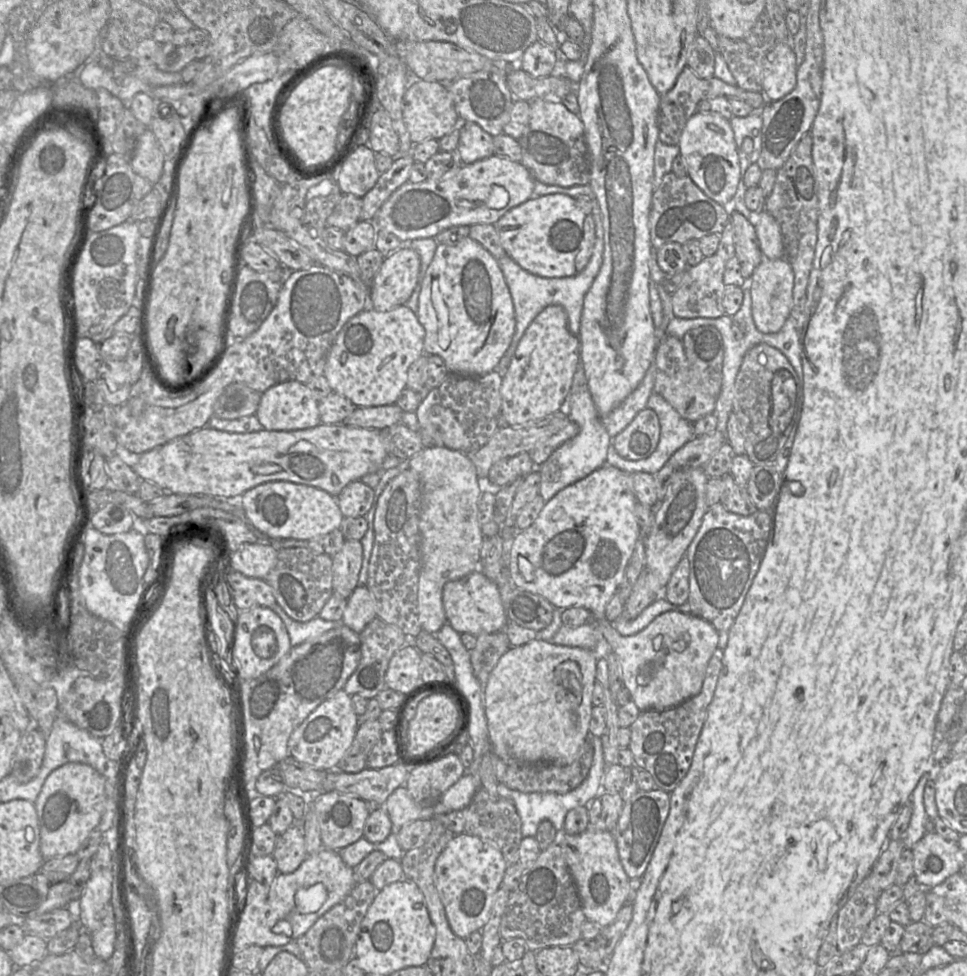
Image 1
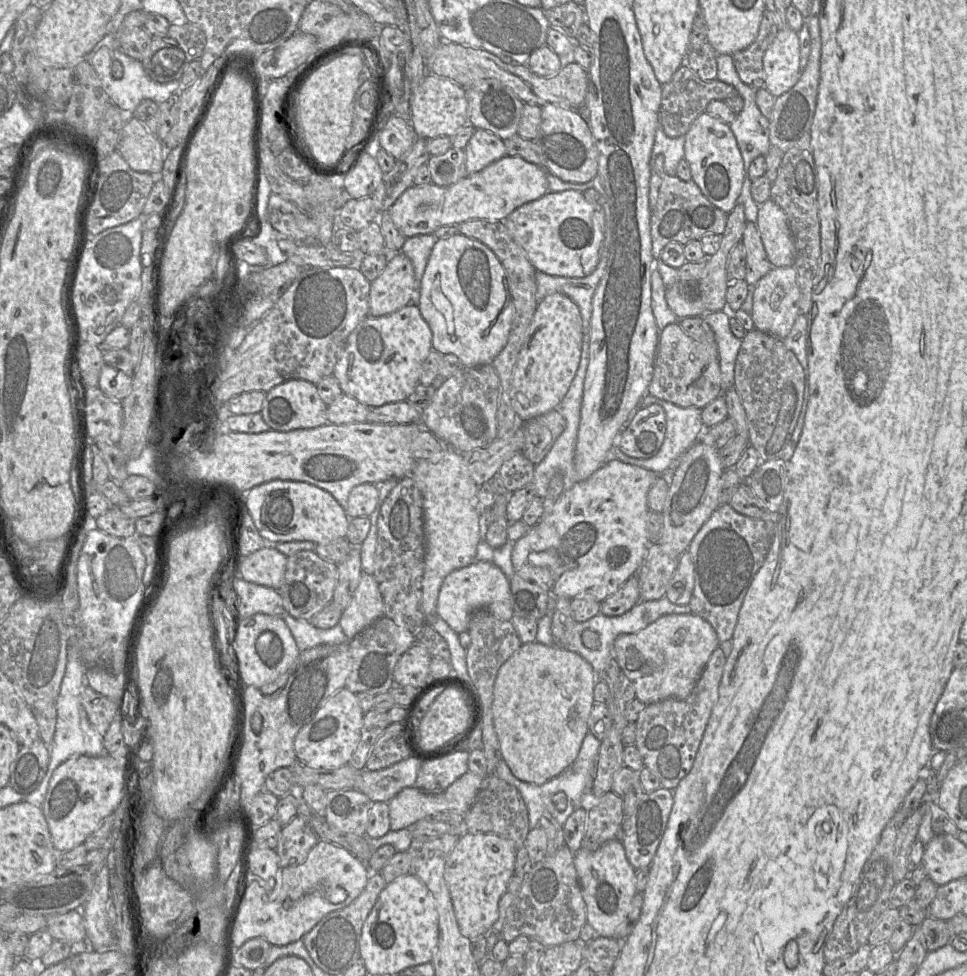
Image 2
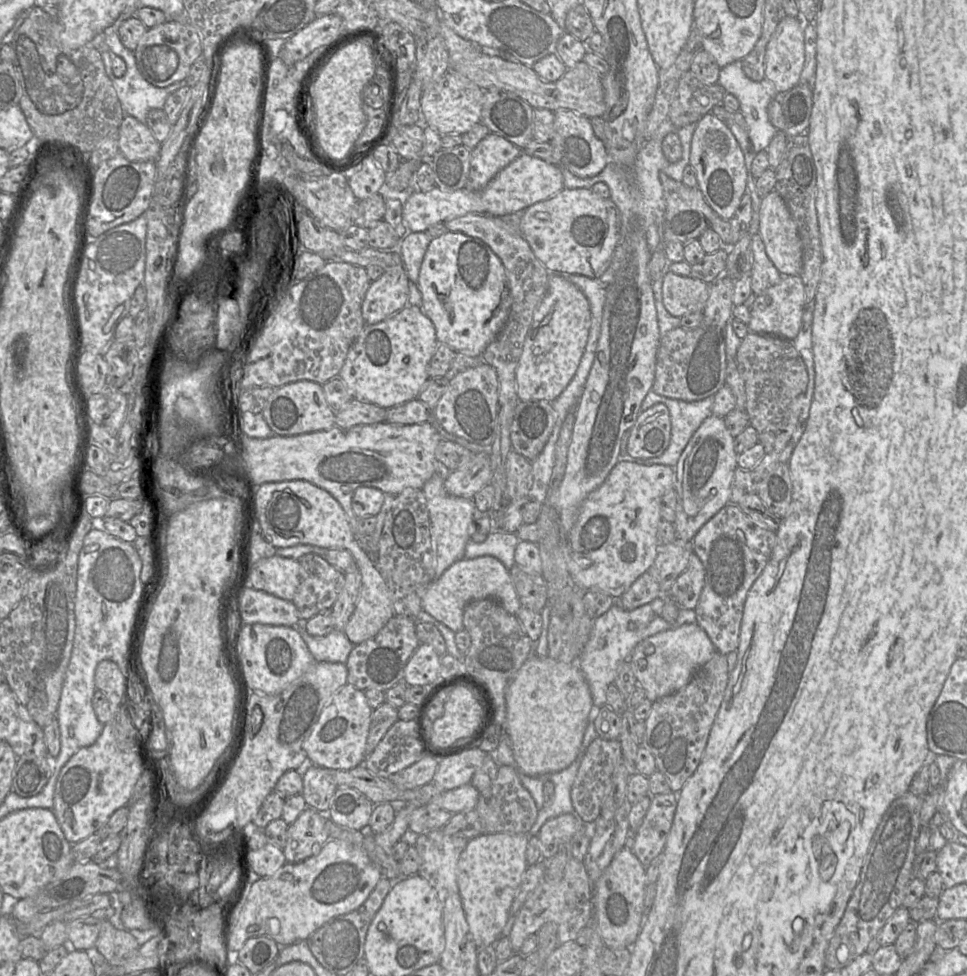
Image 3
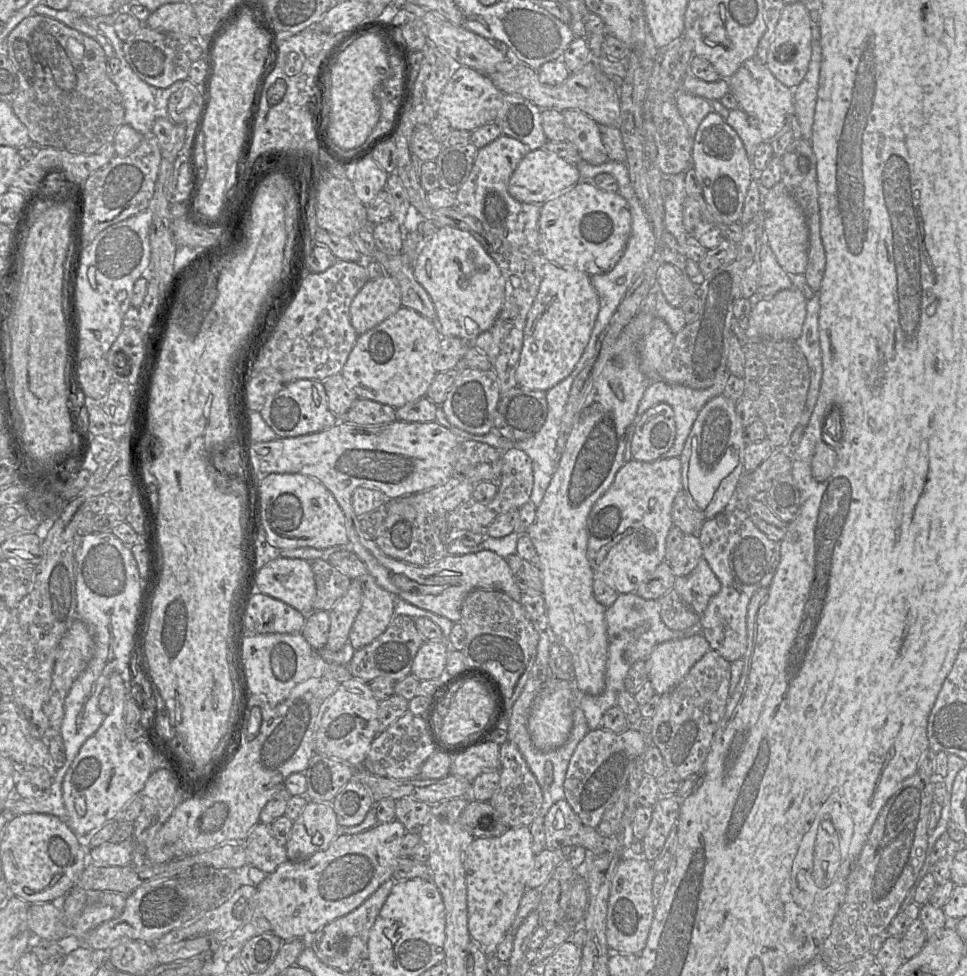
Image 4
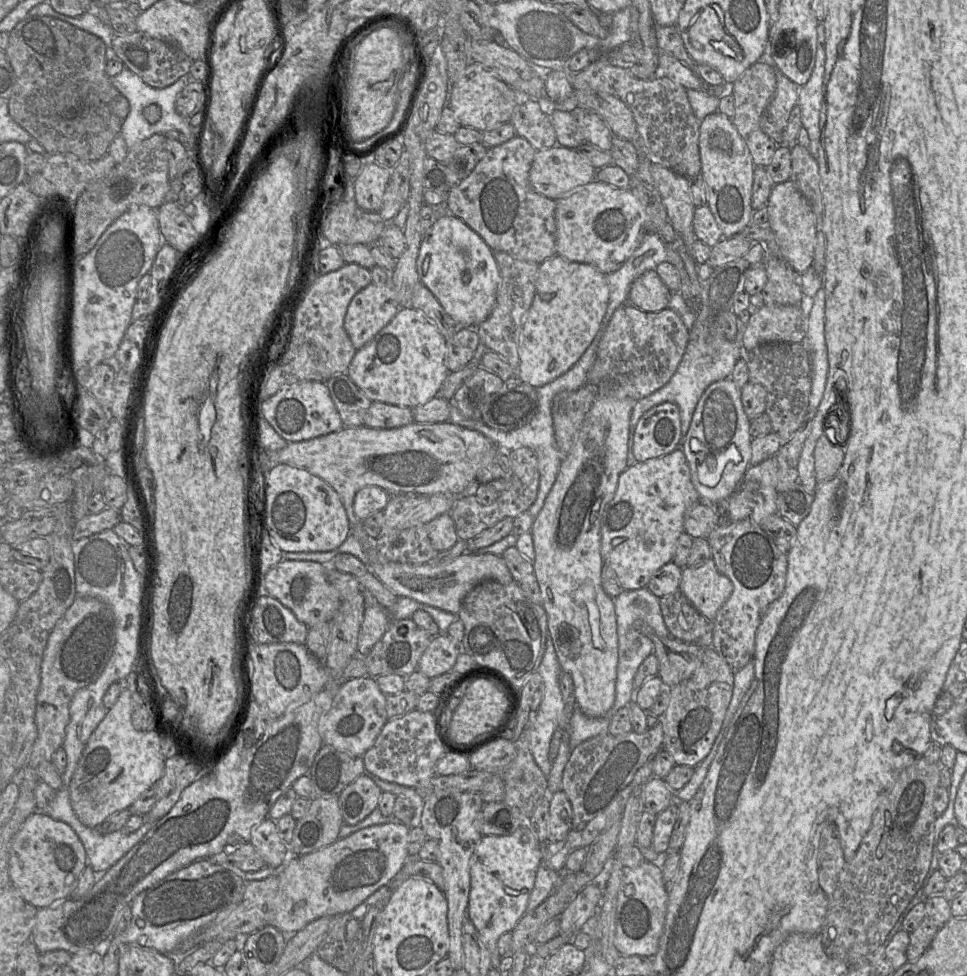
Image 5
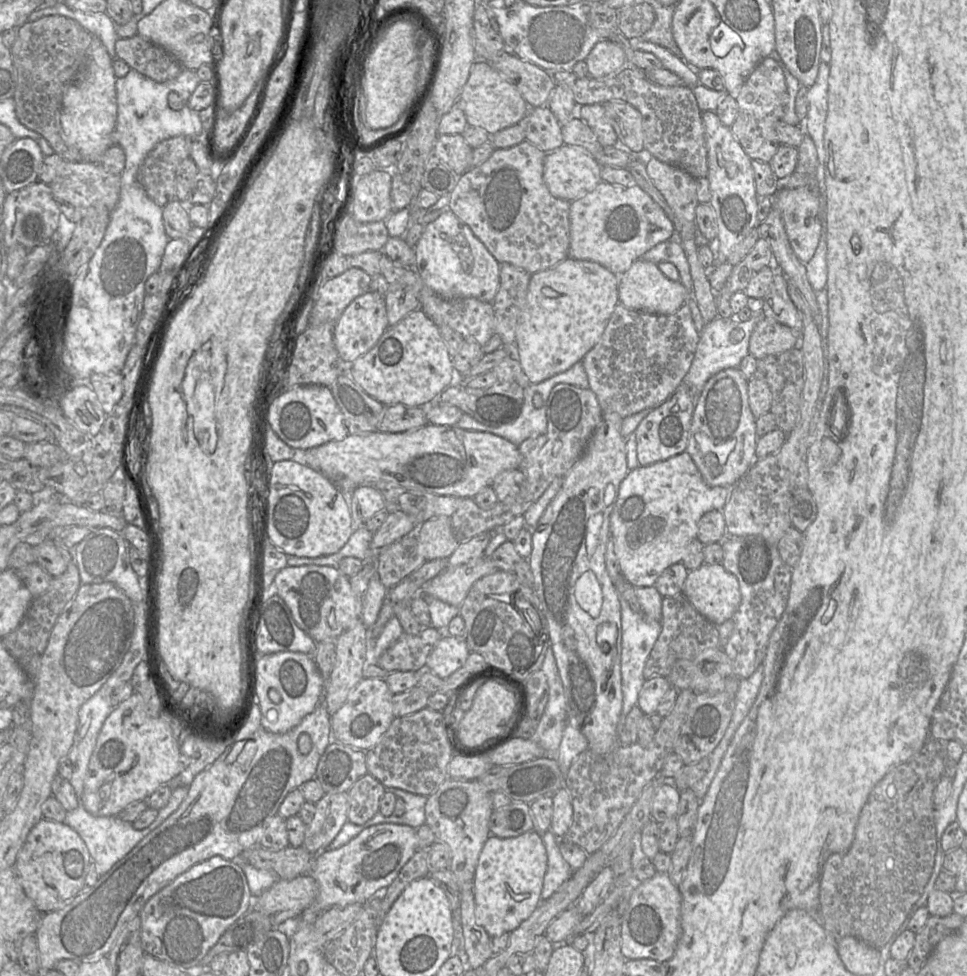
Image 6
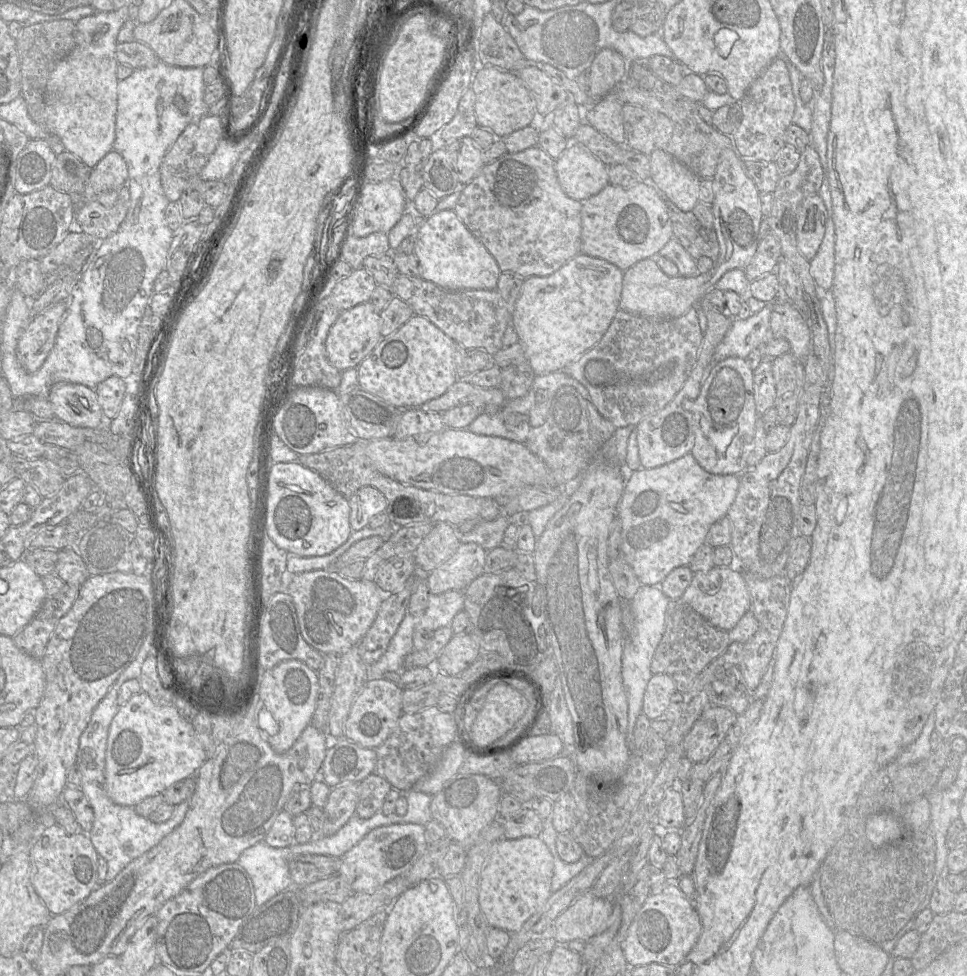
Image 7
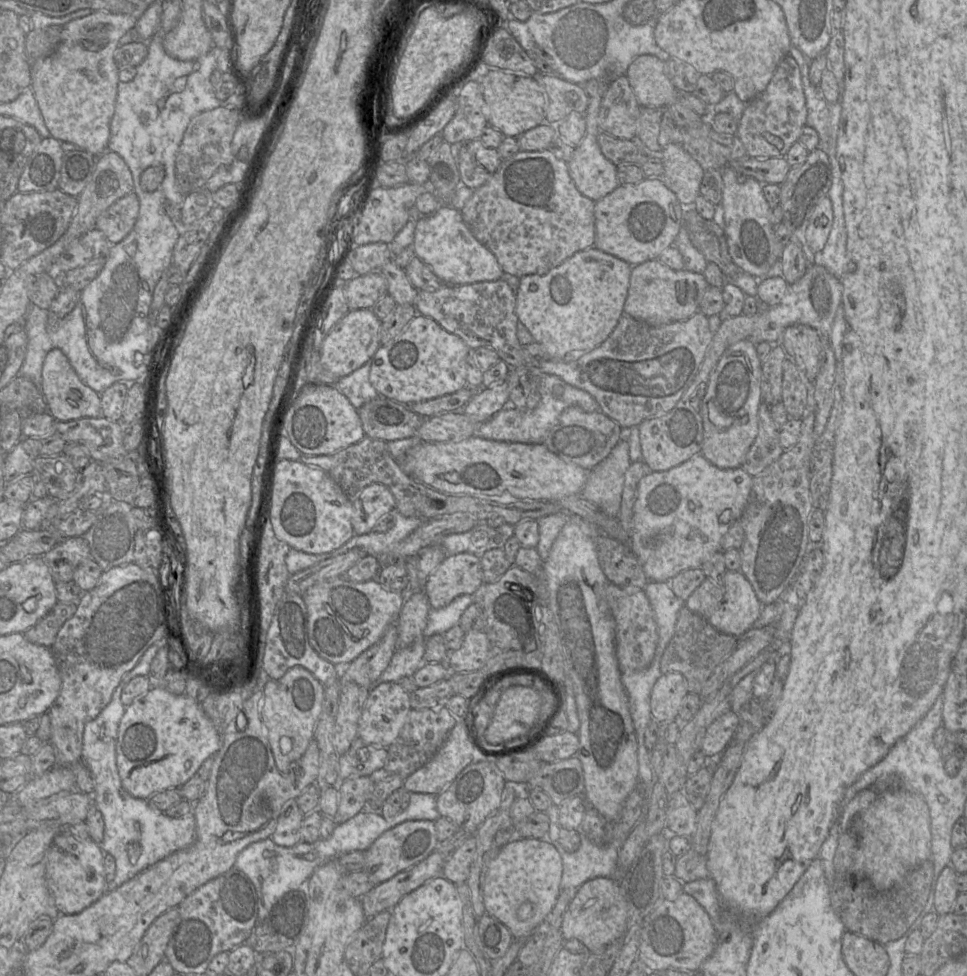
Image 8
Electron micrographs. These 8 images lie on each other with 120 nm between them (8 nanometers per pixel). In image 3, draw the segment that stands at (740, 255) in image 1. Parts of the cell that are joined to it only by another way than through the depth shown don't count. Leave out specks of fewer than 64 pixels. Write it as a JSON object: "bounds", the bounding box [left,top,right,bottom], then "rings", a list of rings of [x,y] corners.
{"bounds":[751,233,783,295],"rings":[[[760,233],[751,235],[751,247],[751,288],[754,294],[760,295],[767,288],[779,283],[783,276],[769,259]]]}

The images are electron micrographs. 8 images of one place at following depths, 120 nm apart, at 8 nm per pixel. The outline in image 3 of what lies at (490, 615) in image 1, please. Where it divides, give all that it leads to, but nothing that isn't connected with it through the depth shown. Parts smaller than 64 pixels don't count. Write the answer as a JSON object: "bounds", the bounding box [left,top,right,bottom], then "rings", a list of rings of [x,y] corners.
{"bounds":[421,555,521,633],"rings":[[[489,555],[473,559],[463,558],[453,563],[438,579],[427,586],[421,599],[421,607],[456,633],[464,629],[463,614],[466,605],[484,598],[497,600],[508,613],[513,615],[516,615],[521,607],[509,570],[499,559]]]}

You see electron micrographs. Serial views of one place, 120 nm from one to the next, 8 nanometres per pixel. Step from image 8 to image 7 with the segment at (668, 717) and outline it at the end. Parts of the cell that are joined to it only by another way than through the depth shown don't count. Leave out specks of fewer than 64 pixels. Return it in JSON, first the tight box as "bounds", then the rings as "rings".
{"bounds":[642,674,676,720],"rings":[[[653,674],[644,693],[642,713],[650,720],[662,718],[676,691],[676,683],[670,675]]]}

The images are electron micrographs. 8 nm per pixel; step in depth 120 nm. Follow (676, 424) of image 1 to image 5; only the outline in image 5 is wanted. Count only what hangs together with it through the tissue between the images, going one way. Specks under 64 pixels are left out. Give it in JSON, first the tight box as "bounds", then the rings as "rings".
{"bounds":[630,316,747,445],"rings":[[[737,316],[737,334],[733,341],[725,337],[715,337],[711,341],[714,352],[710,355],[702,354],[693,344],[687,344],[683,358],[671,379],[662,388],[652,394],[637,400],[631,412],[630,427],[636,427],[639,419],[648,410],[664,402],[672,402],[677,405],[681,420],[681,445],[688,433],[692,416],[696,405],[706,388],[712,383],[726,379],[731,376],[737,360],[743,355],[743,335],[747,324],[742,323]]]}

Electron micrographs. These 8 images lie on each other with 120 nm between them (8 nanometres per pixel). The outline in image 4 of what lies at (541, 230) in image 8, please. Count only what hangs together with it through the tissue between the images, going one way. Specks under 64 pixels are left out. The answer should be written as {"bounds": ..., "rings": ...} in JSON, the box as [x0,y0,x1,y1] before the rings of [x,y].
{"bounds":[455,134,541,252],"rings":[[[504,134],[480,148],[470,175],[455,193],[456,208],[481,222],[486,231],[519,251],[539,252],[541,205],[519,202],[508,191],[511,175],[529,151],[526,144]]]}

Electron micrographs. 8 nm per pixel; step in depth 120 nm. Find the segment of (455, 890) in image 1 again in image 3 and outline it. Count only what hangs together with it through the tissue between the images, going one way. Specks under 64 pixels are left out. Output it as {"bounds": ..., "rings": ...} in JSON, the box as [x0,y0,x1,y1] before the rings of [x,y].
{"bounds":[457,833,528,947],"rings":[[[483,833],[469,839],[457,865],[457,883],[469,930],[477,947],[501,939],[522,876],[528,867],[528,833]]]}

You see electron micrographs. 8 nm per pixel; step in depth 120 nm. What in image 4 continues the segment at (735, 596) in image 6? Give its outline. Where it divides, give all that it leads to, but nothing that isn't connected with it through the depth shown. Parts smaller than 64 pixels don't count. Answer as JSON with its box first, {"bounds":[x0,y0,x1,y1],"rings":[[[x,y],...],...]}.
{"bounds":[674,558,720,615],"rings":[[[704,558],[691,573],[676,577],[674,582],[674,590],[699,615],[705,611],[710,599],[720,589],[719,579]]]}

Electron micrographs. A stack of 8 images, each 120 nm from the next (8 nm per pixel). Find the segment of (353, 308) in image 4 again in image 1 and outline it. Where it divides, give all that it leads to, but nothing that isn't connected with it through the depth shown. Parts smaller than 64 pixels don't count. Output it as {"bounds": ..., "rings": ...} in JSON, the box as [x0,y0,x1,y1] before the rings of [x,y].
{"bounds":[369,247,420,312],"rings":[[[402,247],[385,257],[370,283],[369,306],[378,312],[405,305],[412,295],[420,271],[419,254]]]}

